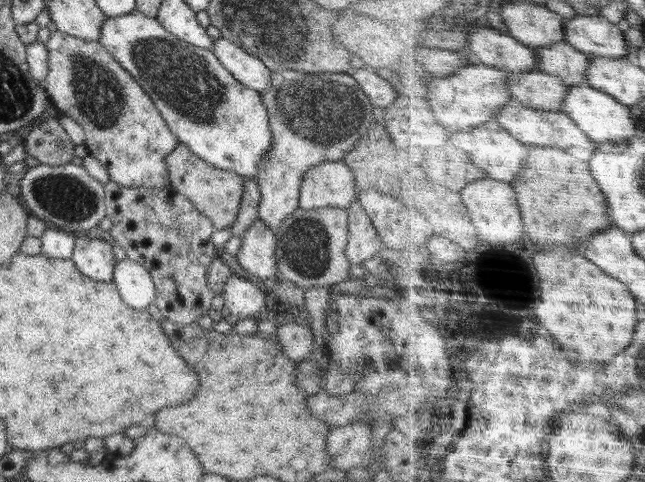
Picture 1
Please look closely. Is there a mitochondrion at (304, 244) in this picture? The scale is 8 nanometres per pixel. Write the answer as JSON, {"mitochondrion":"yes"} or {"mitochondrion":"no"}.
{"mitochondrion":"yes"}

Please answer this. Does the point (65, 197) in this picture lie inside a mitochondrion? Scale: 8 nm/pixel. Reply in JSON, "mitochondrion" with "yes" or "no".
{"mitochondrion":"yes"}

